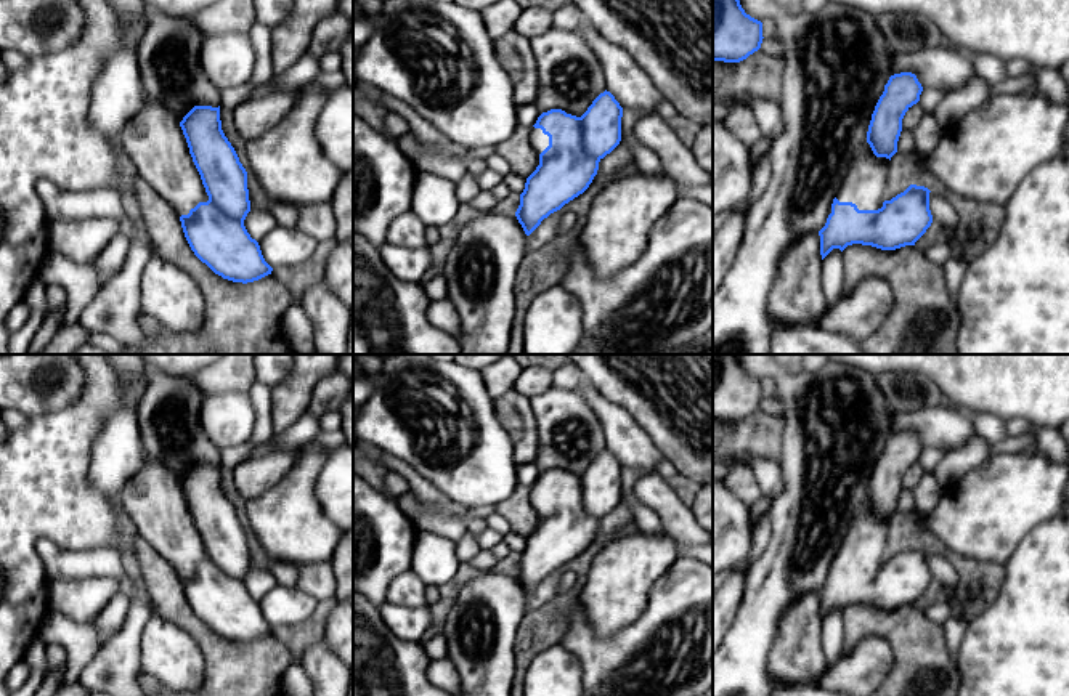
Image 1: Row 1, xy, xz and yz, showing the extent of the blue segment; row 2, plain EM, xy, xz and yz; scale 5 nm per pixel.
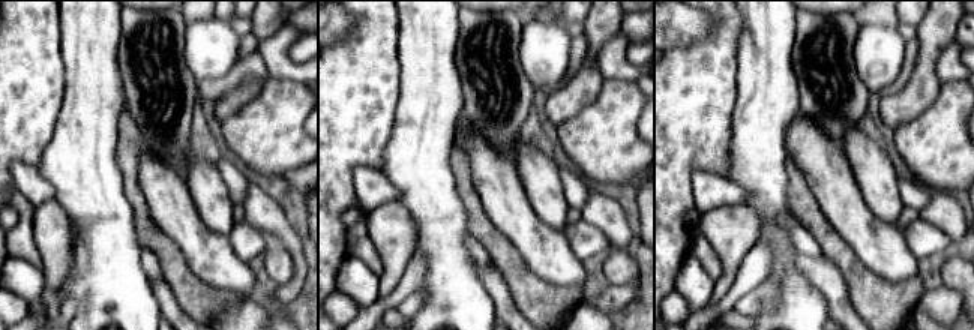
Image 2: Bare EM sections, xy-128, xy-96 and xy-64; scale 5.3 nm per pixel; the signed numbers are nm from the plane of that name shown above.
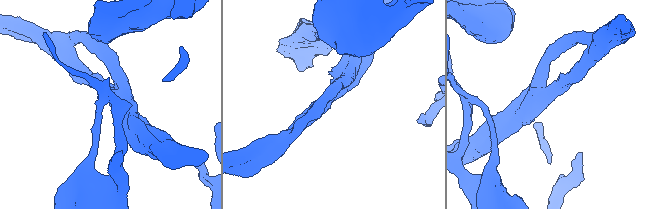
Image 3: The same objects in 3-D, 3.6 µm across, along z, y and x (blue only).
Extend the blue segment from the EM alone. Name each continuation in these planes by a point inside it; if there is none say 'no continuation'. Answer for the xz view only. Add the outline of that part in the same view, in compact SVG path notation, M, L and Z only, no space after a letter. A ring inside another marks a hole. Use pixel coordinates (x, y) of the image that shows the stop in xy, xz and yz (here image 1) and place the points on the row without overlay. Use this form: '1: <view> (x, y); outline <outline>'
1: xz (540, 501); outline M530 488L530 502L533 510L539 515L549 505L549 496L541 488Z

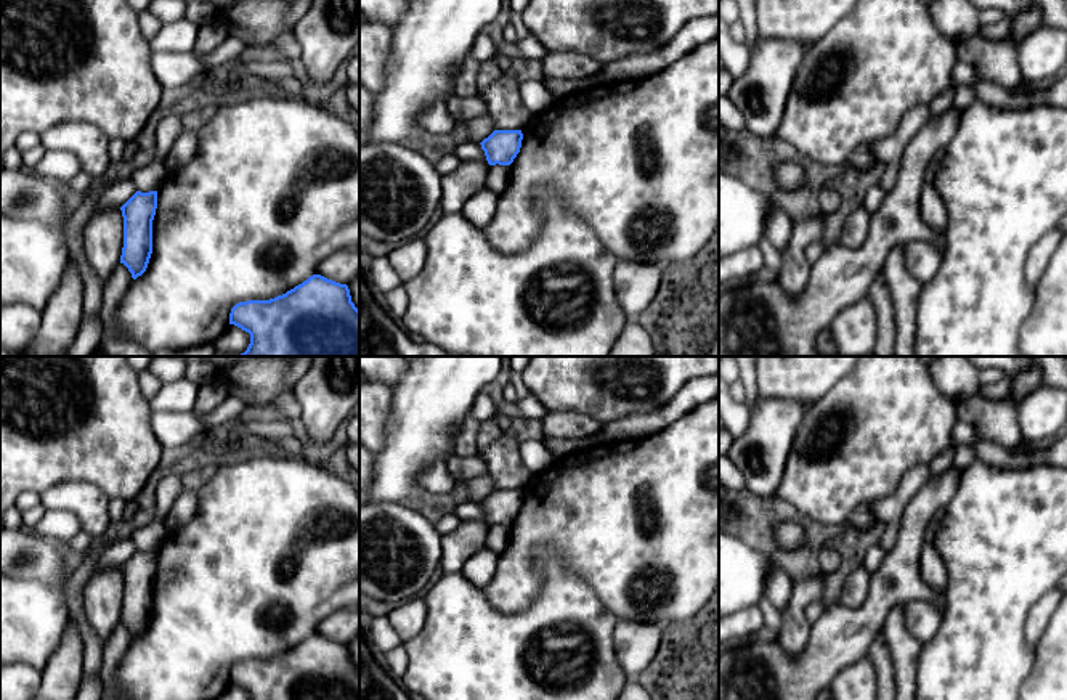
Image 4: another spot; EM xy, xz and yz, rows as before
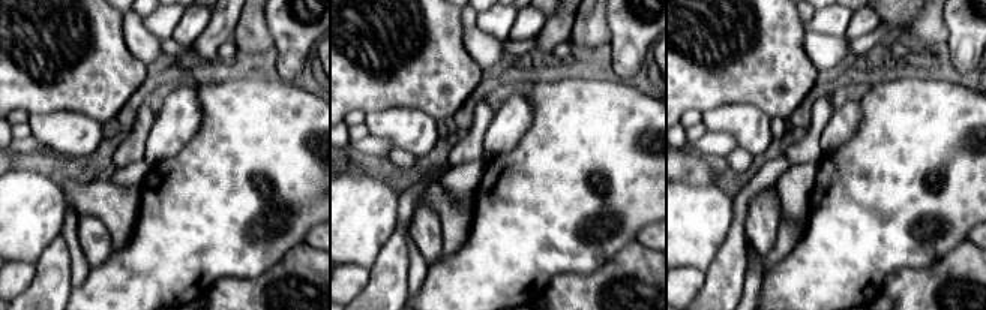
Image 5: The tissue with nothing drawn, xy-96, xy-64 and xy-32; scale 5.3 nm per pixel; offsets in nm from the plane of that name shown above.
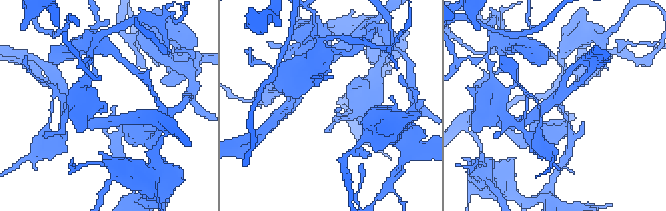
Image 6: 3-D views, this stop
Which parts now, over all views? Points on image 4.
no continuation

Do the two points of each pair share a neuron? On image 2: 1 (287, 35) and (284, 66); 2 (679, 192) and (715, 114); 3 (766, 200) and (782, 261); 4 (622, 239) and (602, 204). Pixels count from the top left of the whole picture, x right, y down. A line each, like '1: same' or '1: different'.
1: same
2: same
3: same
4: same

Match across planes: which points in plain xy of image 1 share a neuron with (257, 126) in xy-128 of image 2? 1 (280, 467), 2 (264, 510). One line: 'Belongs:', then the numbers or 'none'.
Belongs: 2

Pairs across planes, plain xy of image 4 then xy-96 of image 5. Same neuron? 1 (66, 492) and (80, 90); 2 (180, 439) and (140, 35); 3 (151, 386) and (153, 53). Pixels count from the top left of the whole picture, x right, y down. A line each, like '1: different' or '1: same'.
1: different
2: same
3: same

